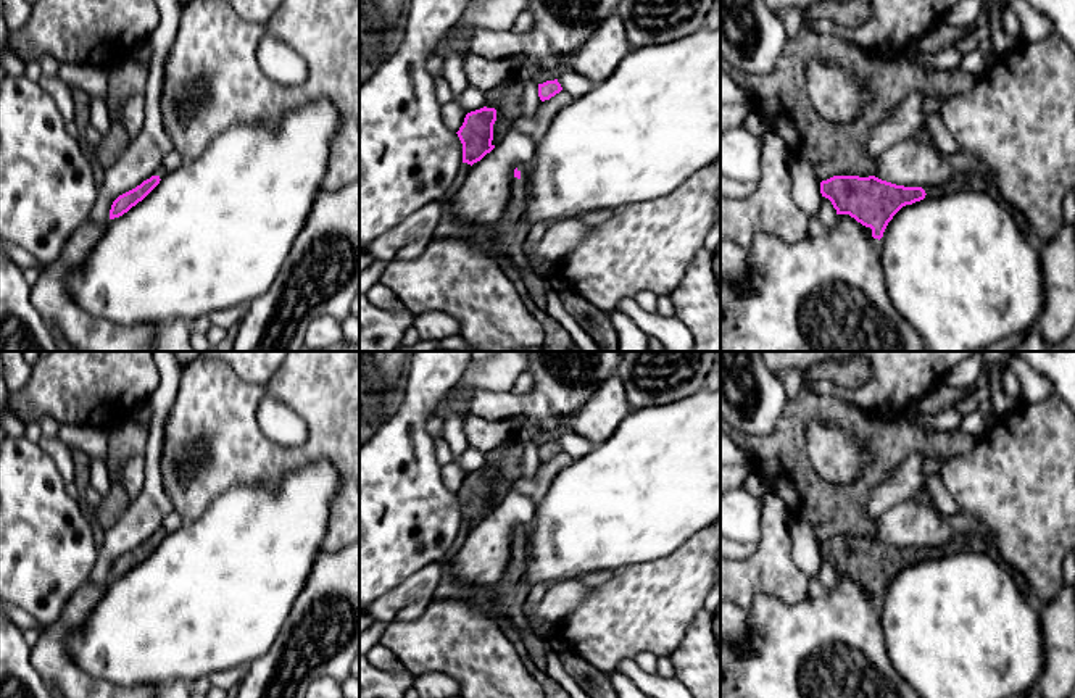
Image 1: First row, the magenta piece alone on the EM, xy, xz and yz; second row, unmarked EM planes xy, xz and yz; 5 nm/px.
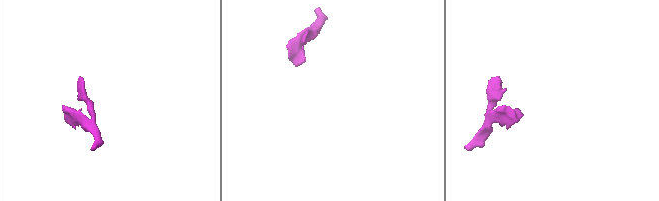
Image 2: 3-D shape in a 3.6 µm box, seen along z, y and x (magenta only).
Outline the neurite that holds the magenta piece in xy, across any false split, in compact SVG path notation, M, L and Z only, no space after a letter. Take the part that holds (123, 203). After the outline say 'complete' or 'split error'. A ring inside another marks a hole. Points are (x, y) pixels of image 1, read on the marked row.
M160 166L147 181L143 181L135 189L119 195L110 210L110 219L119 218L127 213L132 206L142 202L150 192L156 189L160 181L168 174L164 166Z | split error

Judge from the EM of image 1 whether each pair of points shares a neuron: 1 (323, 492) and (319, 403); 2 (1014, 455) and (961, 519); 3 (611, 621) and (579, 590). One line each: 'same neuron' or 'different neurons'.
1: different neurons
2: different neurons
3: different neurons

